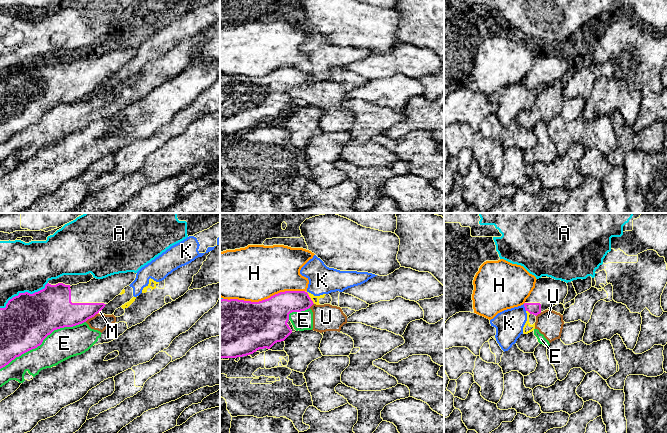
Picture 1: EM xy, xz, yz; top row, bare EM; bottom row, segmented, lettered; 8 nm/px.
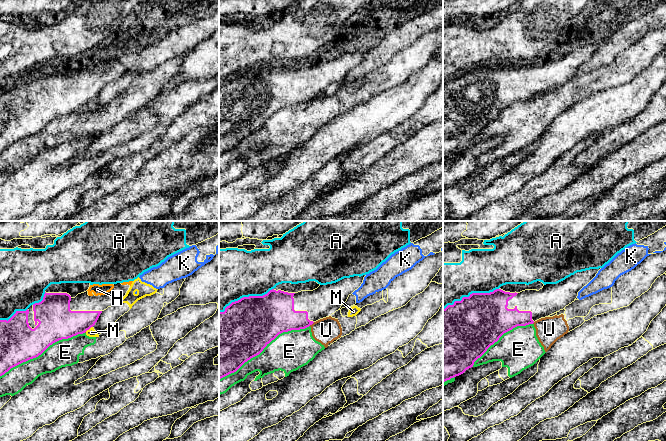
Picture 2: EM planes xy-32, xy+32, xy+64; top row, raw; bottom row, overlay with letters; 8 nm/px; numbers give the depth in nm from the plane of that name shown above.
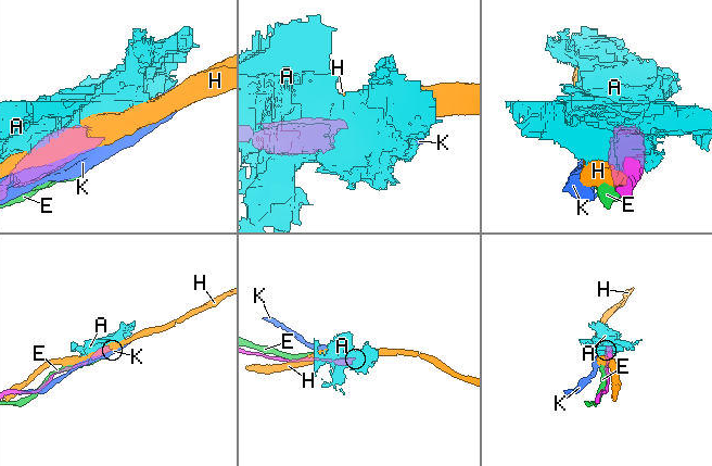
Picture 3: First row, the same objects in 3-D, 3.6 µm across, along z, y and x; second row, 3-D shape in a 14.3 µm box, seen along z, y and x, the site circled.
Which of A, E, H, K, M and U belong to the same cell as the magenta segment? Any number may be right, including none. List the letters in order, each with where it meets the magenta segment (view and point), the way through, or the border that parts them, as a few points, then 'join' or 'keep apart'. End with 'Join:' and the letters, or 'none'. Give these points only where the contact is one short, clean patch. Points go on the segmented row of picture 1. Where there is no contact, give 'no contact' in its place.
A: xy (23, 293) | keep apart
E: xy (42, 341) | keep apart
H: xz (263, 300) | keep apart
K: yz (524, 306) | along yz (523, 304), (526, 310) | keep apart
M: xz (309, 297) | along xz (304, 291), (314, 303) | keep apart
U: xy (91, 317) | along xy (97, 313), (85, 321) | keep apart
Join: none

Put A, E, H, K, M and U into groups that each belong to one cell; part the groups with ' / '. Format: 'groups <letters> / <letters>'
groups A / E U / H / K M

